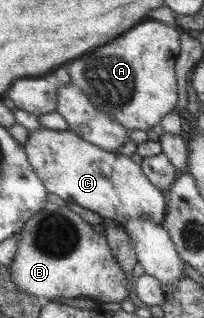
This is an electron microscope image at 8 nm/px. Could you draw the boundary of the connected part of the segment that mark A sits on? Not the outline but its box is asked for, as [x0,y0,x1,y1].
[65,18,180,133]

